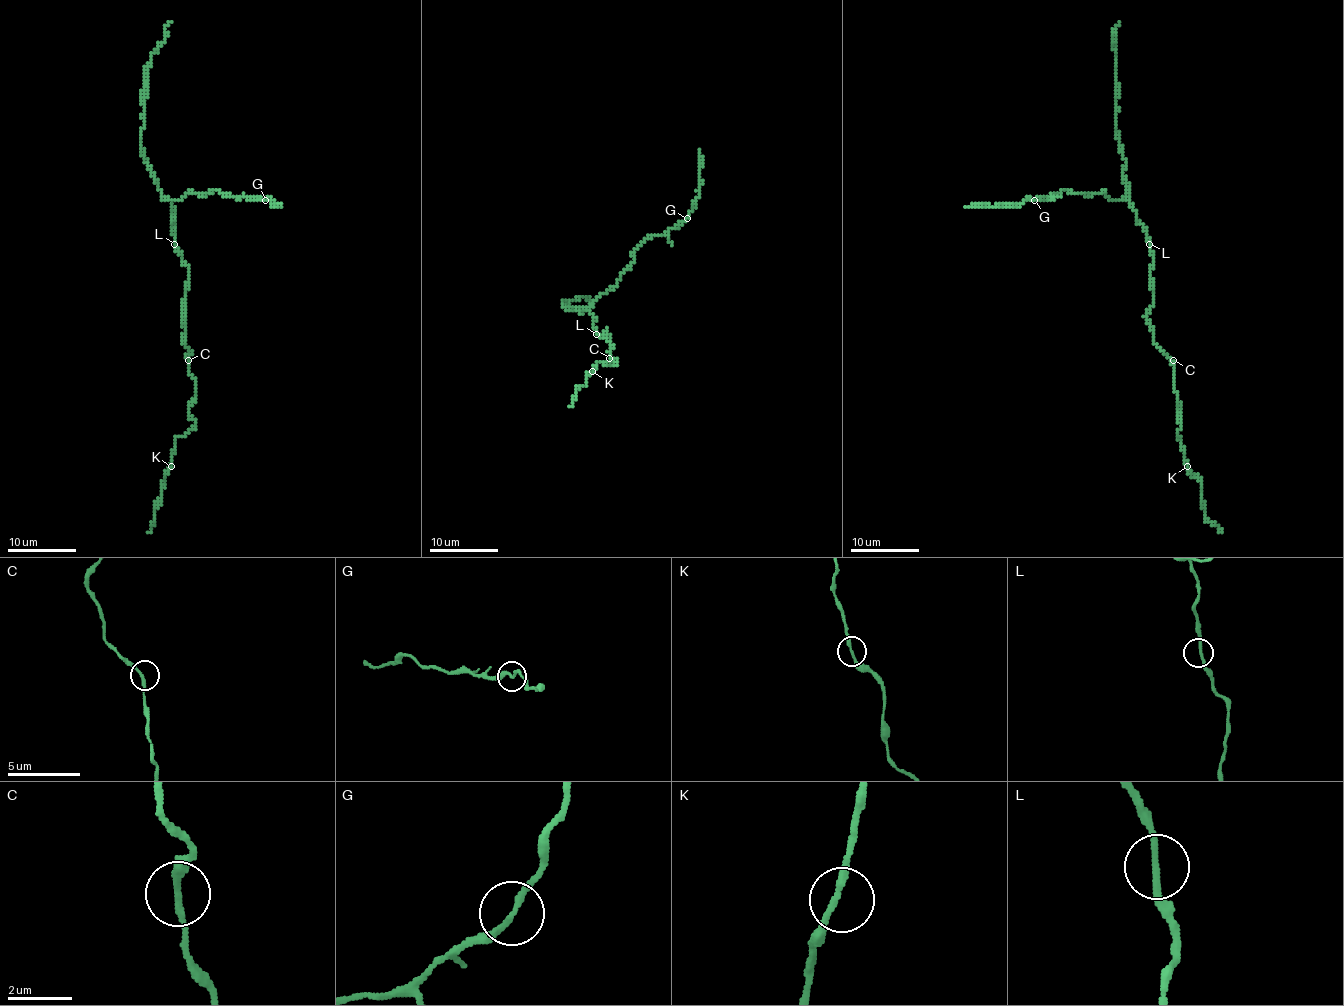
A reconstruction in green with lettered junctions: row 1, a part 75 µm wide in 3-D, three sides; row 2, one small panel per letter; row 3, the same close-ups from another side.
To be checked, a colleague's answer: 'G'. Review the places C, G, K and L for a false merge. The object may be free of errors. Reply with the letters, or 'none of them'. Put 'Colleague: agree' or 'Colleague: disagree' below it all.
none of them
Colleague: disagree

